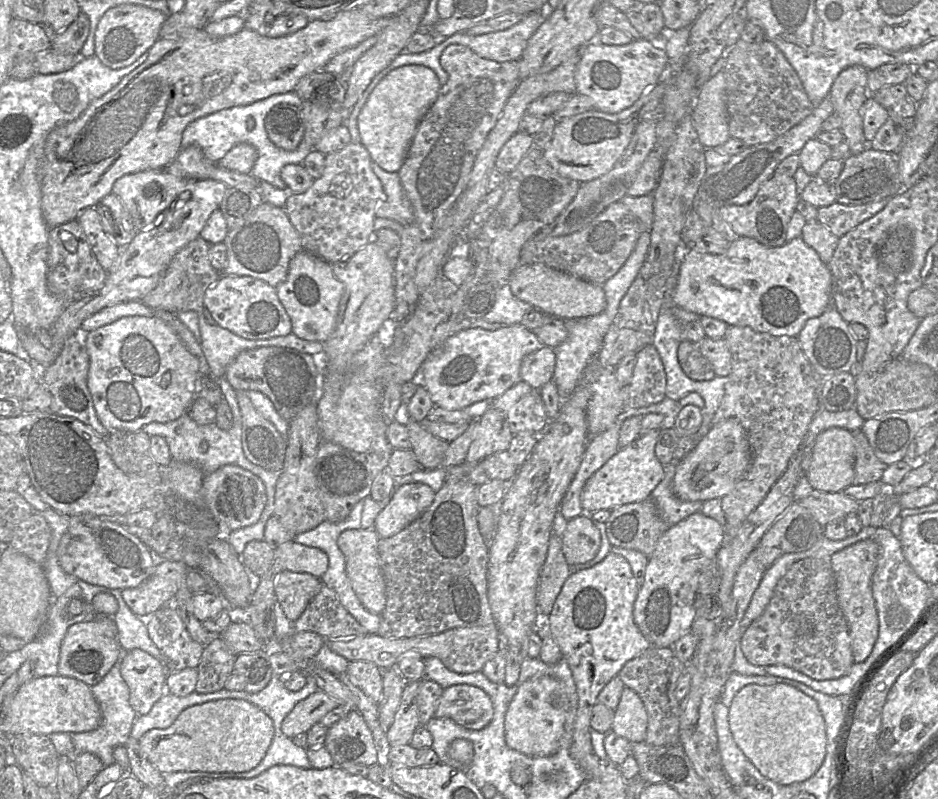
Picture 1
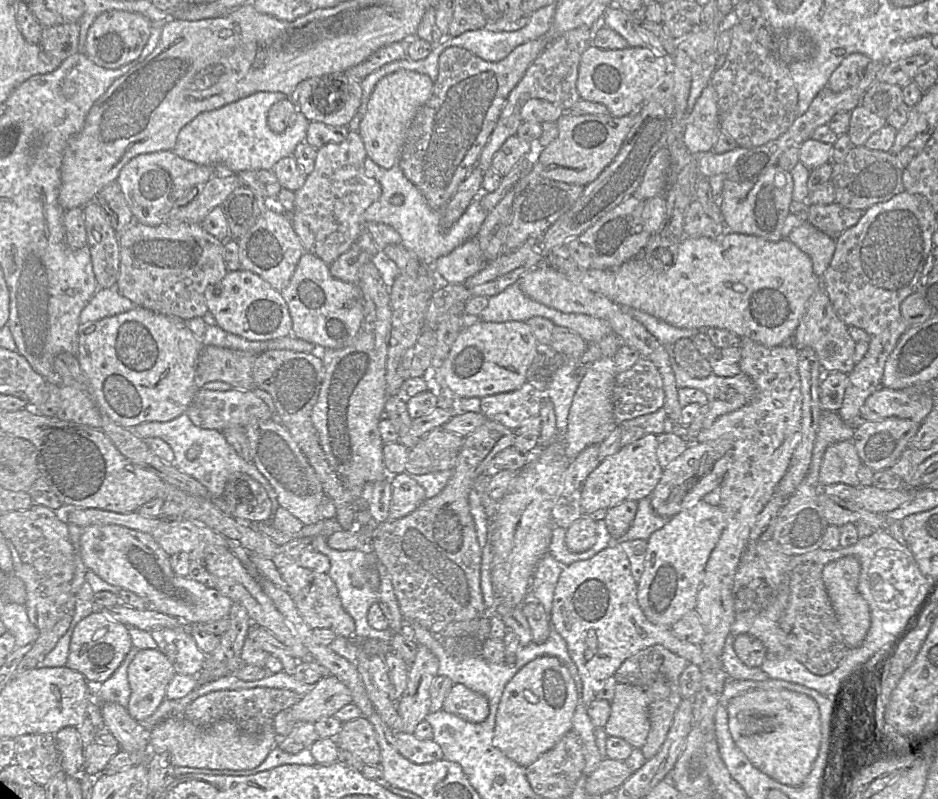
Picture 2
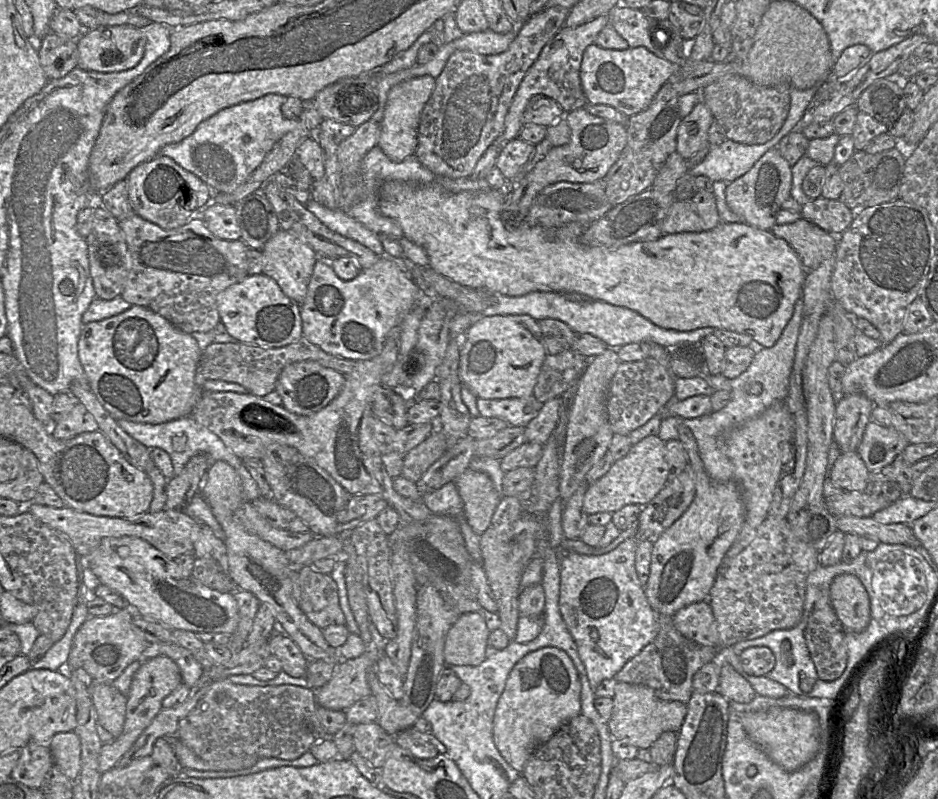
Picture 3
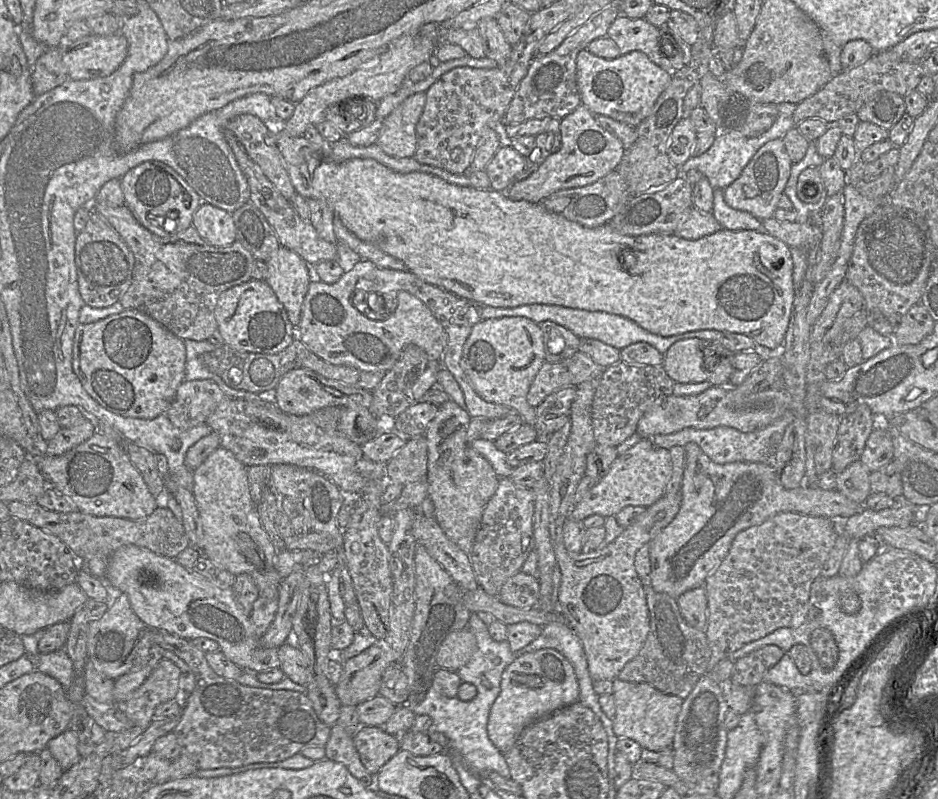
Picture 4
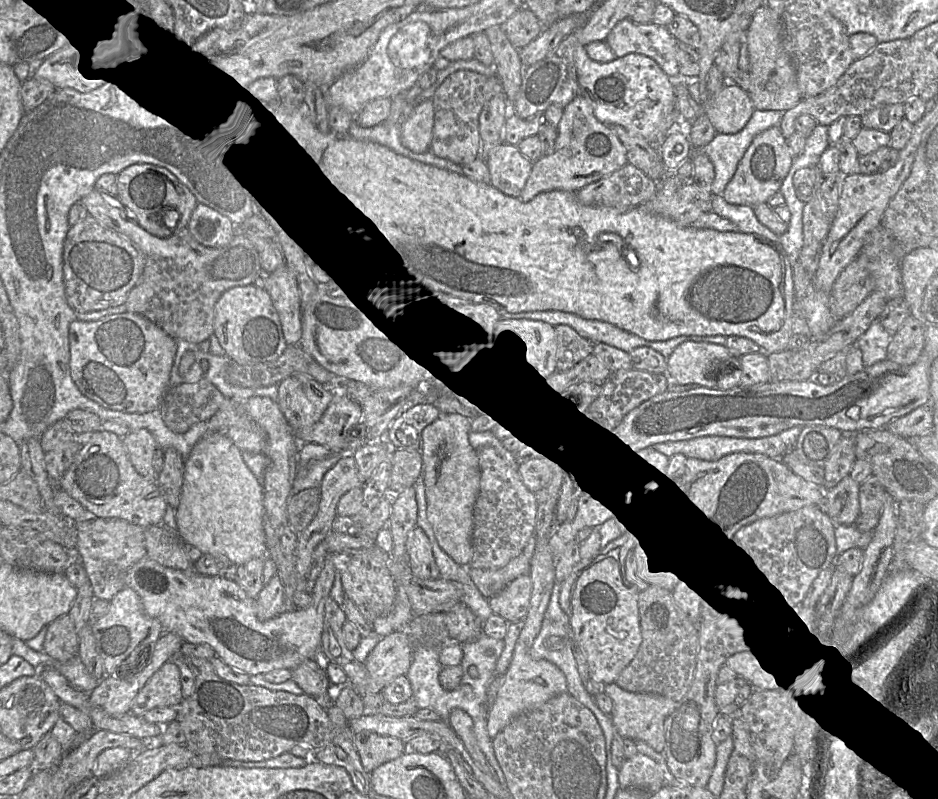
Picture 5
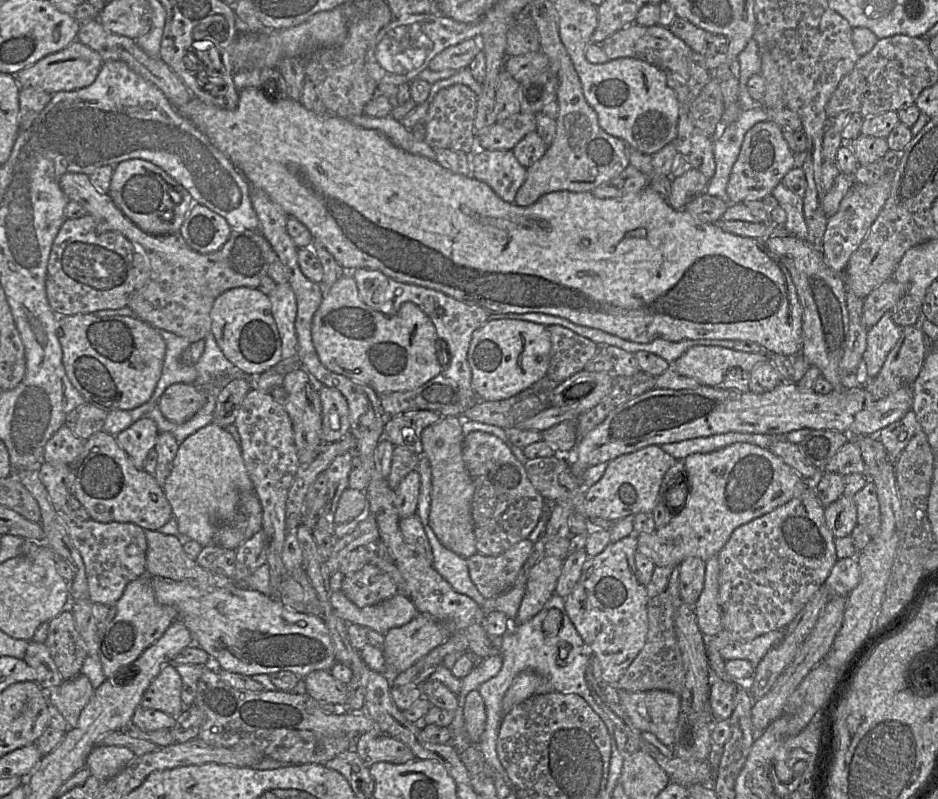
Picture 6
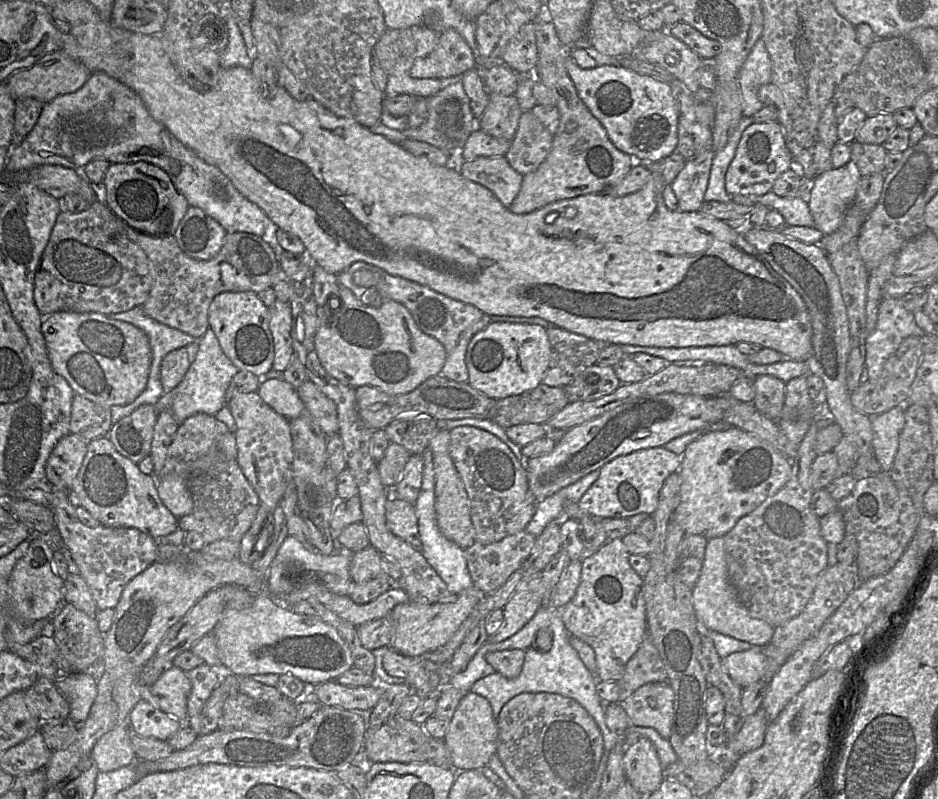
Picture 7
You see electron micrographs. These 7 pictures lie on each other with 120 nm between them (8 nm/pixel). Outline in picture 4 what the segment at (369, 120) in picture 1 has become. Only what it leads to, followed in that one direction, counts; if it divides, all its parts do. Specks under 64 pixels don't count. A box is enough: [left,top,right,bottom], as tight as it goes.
[377,92,426,158]

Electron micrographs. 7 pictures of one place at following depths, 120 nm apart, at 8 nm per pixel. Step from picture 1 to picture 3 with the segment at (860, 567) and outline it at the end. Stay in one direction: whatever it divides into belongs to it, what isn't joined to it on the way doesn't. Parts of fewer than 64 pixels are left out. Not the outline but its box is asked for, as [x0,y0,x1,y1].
[830,574,870,633]

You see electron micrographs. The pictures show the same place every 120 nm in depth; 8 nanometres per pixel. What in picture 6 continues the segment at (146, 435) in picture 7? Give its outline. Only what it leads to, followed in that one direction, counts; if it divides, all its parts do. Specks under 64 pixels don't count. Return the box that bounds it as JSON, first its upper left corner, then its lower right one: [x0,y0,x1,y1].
[115,417,158,470]

